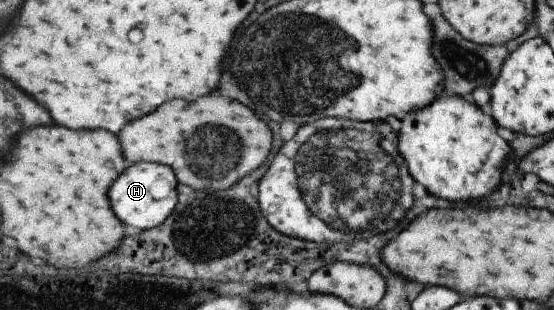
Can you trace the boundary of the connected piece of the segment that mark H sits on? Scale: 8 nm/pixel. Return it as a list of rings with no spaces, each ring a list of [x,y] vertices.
[[[149,162],[129,164],[108,189],[108,203],[124,226],[148,230],[164,222],[174,210],[178,198],[176,186],[178,182],[169,166]]]

